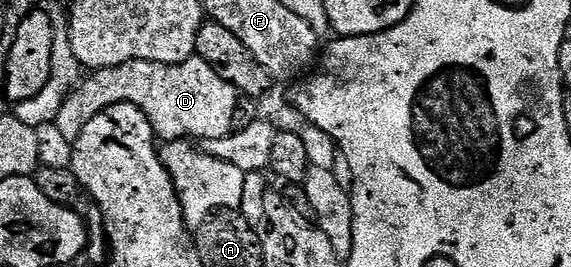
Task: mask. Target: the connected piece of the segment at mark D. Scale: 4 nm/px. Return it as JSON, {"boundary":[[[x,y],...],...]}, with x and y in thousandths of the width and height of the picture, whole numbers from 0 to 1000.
{"boundary":[[[347,210],[329,217],[319,240],[277,240],[242,225],[205,247],[187,247],[184,262],[159,266],[112,371],[95,461],[110,509],[130,524],[140,506],[144,479],[151,479],[151,464],[158,464],[158,449],[165,449],[165,434],[172,434],[172,419],[179,419],[200,390],[235,390],[263,449],[268,506],[275,521],[285,524],[289,536],[308,521],[343,524],[340,517],[366,532],[408,498],[406,453],[413,442],[413,367],[417,371],[417,341],[401,307],[389,300],[389,285],[382,285],[382,270],[373,247],[361,240],[361,225],[354,225]]]}

